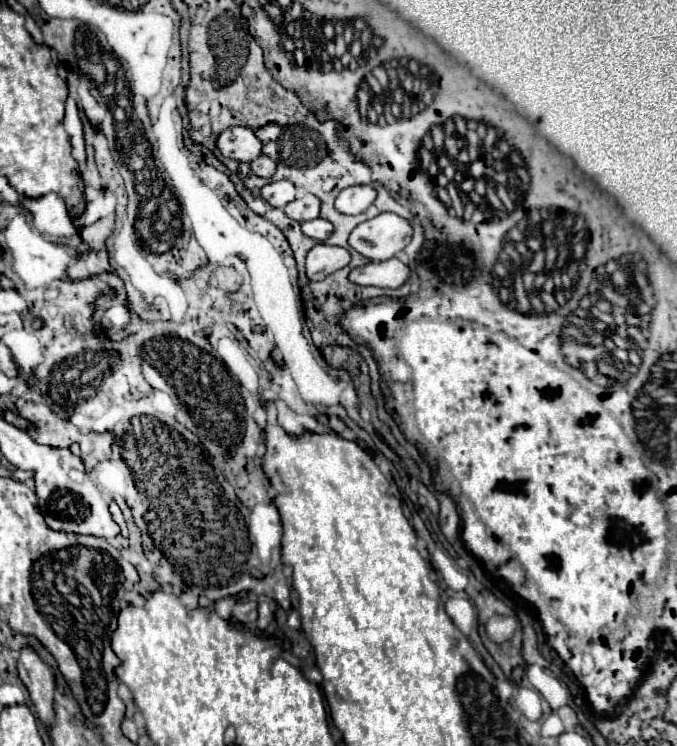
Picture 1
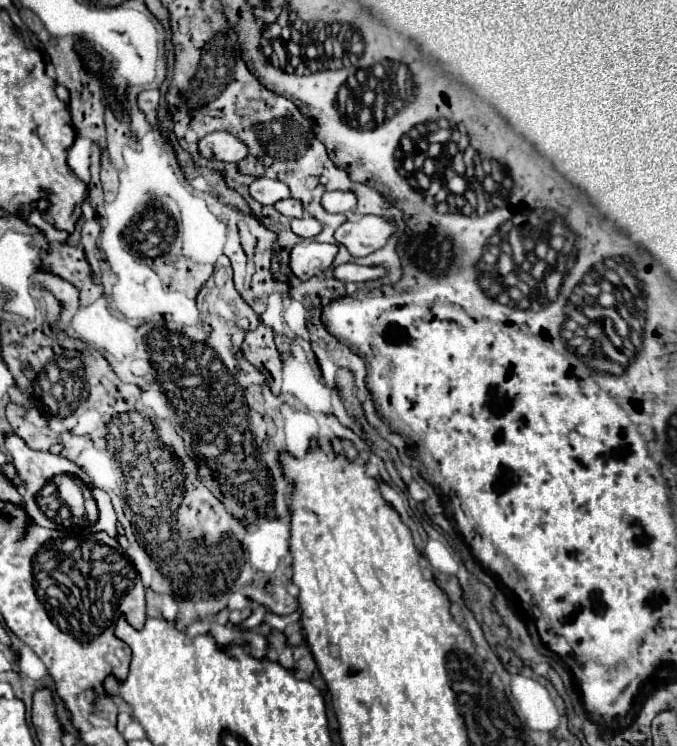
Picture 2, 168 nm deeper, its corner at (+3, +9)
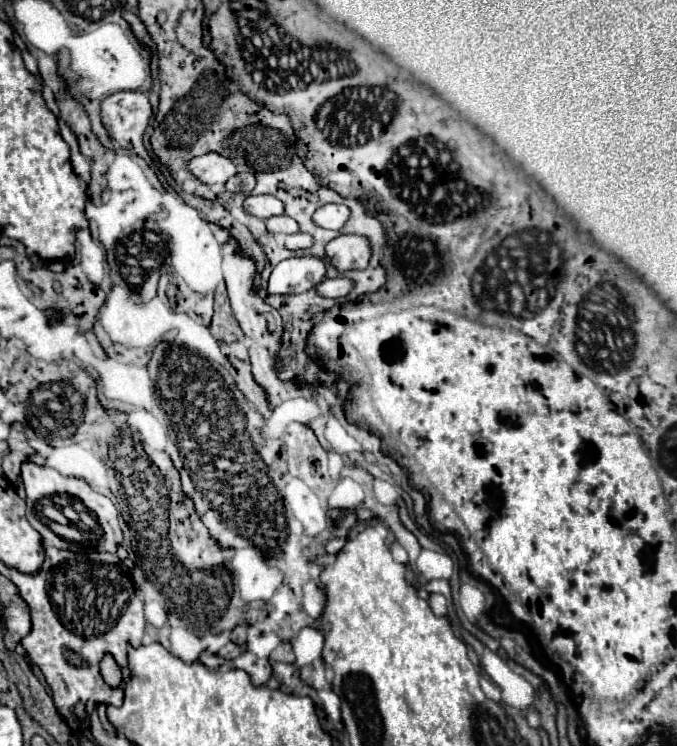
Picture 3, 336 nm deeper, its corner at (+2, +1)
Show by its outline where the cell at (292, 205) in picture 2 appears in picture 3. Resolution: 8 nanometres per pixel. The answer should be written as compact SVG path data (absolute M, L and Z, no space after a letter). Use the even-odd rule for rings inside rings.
M285 214L271 216L265 220L265 224L267 224L269 232L273 232L273 234L295 234L299 230L299 224L291 216L285 216Z

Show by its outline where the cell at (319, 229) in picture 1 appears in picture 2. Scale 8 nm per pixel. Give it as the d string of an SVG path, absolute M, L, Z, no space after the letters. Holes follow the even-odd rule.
M302 216L300 220L292 220L292 232L300 238L314 238L322 232L322 224L318 220L314 220L312 216Z

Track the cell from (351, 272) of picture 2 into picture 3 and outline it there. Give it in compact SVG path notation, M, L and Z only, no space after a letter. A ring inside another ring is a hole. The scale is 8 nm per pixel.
M331 278L331 280L323 280L319 286L317 286L317 292L325 298L341 298L341 296L347 296L351 290L353 290L355 282L351 278Z

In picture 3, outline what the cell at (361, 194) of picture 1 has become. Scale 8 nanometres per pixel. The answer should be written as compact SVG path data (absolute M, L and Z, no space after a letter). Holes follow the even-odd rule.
M325 204L313 214L313 222L327 230L341 230L351 210L345 204Z

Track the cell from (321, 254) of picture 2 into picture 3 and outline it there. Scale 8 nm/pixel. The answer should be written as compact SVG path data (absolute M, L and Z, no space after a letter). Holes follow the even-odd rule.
M301 256L281 260L269 276L269 294L301 294L325 280L325 260L317 256Z

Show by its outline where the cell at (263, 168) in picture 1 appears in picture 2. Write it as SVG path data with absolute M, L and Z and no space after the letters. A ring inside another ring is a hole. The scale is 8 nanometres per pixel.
M246 156L242 162L238 162L238 172L258 178L258 176L264 174L264 166L254 156Z

